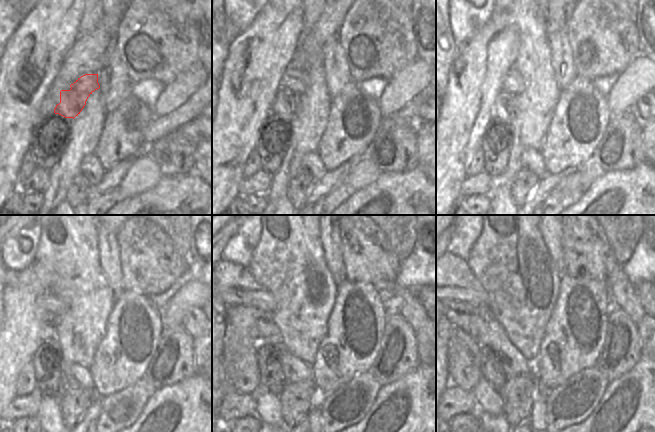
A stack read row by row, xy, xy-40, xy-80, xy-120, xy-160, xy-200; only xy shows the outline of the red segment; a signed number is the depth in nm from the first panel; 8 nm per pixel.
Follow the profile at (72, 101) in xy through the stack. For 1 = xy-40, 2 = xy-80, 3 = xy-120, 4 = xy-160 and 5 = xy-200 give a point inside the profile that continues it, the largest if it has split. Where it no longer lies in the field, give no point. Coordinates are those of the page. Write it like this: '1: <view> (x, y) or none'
1: xy-40 (294, 86)
2: xy-80 (513, 82)
3: xy-120 (54, 305)
4: xy-160 (233, 283)
5: xy-200 (456, 282)

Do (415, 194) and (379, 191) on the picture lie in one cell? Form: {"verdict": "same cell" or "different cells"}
{"verdict": "same cell"}

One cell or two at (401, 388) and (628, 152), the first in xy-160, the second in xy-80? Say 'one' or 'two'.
two

